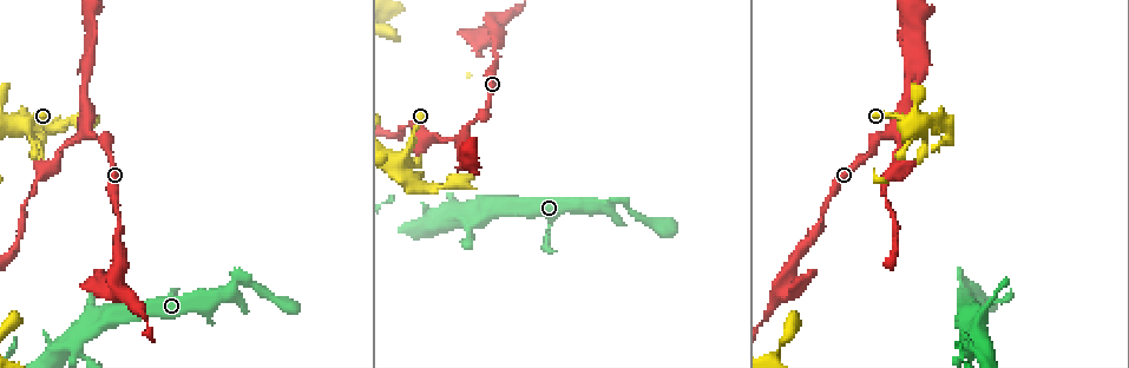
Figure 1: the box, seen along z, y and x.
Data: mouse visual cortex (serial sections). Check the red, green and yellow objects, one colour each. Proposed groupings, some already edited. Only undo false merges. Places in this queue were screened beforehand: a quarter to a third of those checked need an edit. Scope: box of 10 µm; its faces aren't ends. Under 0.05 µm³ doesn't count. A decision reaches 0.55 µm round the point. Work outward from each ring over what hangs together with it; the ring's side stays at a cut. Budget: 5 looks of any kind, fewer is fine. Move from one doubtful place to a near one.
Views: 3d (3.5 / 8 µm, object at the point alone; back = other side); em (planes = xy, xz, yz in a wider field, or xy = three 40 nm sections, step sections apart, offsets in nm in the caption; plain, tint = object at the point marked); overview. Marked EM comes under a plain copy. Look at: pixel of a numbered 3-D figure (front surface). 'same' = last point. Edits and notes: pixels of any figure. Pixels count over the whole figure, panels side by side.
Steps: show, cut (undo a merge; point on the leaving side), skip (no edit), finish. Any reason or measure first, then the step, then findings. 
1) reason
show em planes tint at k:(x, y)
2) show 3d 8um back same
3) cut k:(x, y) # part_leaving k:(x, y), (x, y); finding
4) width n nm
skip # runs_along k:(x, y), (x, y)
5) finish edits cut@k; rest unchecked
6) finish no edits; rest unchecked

abrupt turn
show 3d 3.5um at 1:(464, 130)

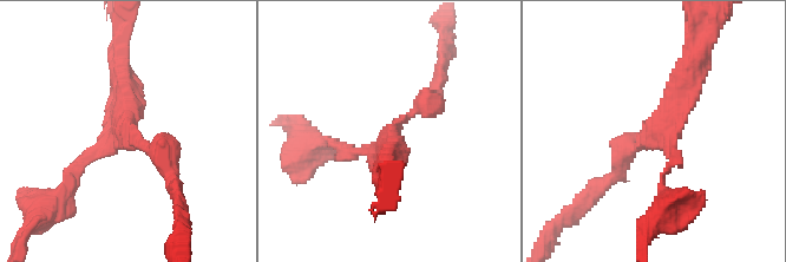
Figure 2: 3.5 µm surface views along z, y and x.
arms 3; arm_widths 150, 250, 350 nm; now the EM
show em planes tint at 2:(659, 136)

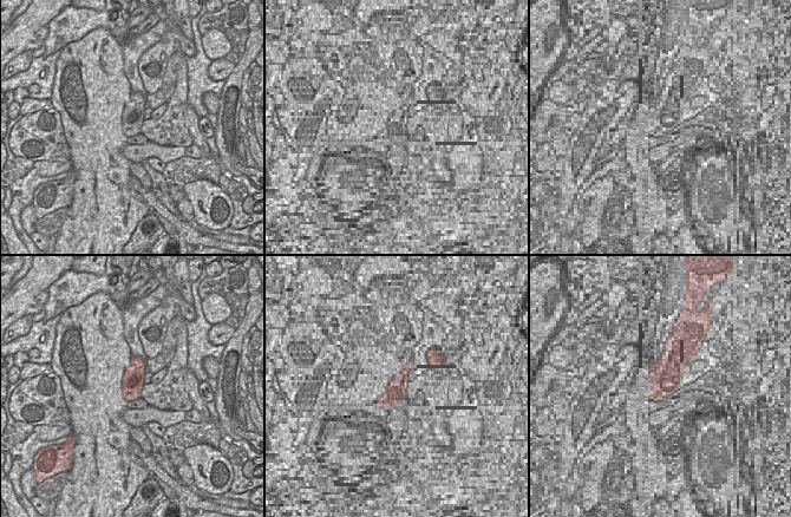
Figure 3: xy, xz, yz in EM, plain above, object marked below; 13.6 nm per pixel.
another direction
show em xy step 1 tint same

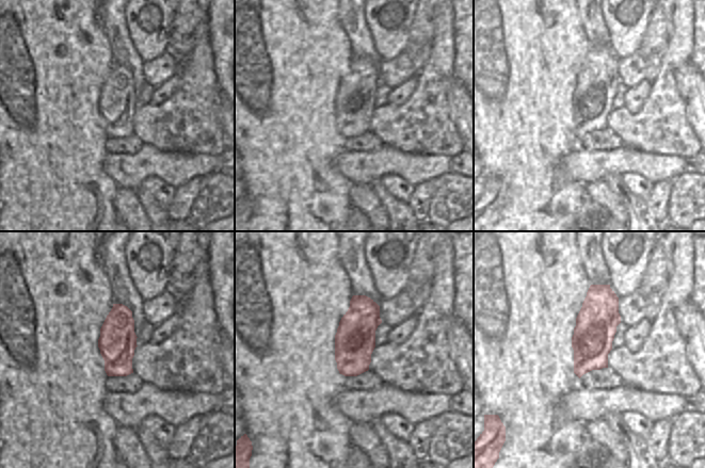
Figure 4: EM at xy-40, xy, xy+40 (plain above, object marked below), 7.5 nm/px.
skip # runs_along 2:(620, 170), (659, 133), (686, 61); all the same cell

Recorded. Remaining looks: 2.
abrupt turn
show 3d 3.5um at 1:(963, 278)

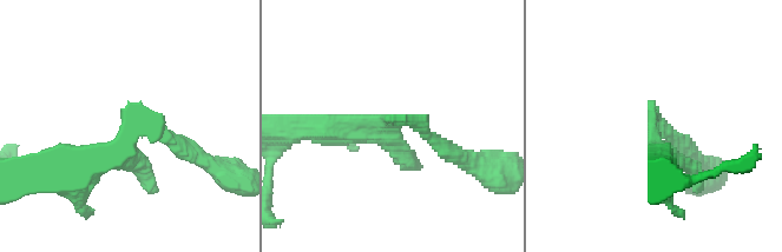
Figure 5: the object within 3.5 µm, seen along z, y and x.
arm_widths 200, 300 nm
show em xy step 1 tint at 5:(654, 120)

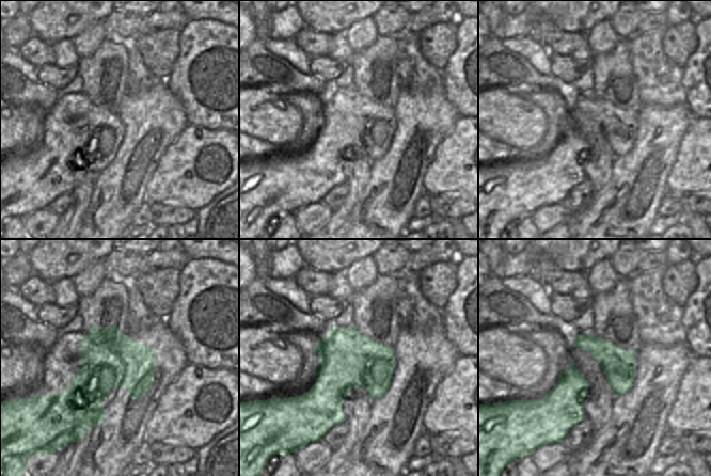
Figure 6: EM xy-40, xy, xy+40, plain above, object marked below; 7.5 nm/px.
skip # runs_along 5:(347, 130), (412, 121), (466, 160); one cell here

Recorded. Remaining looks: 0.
finish no edits; rest unchecked

